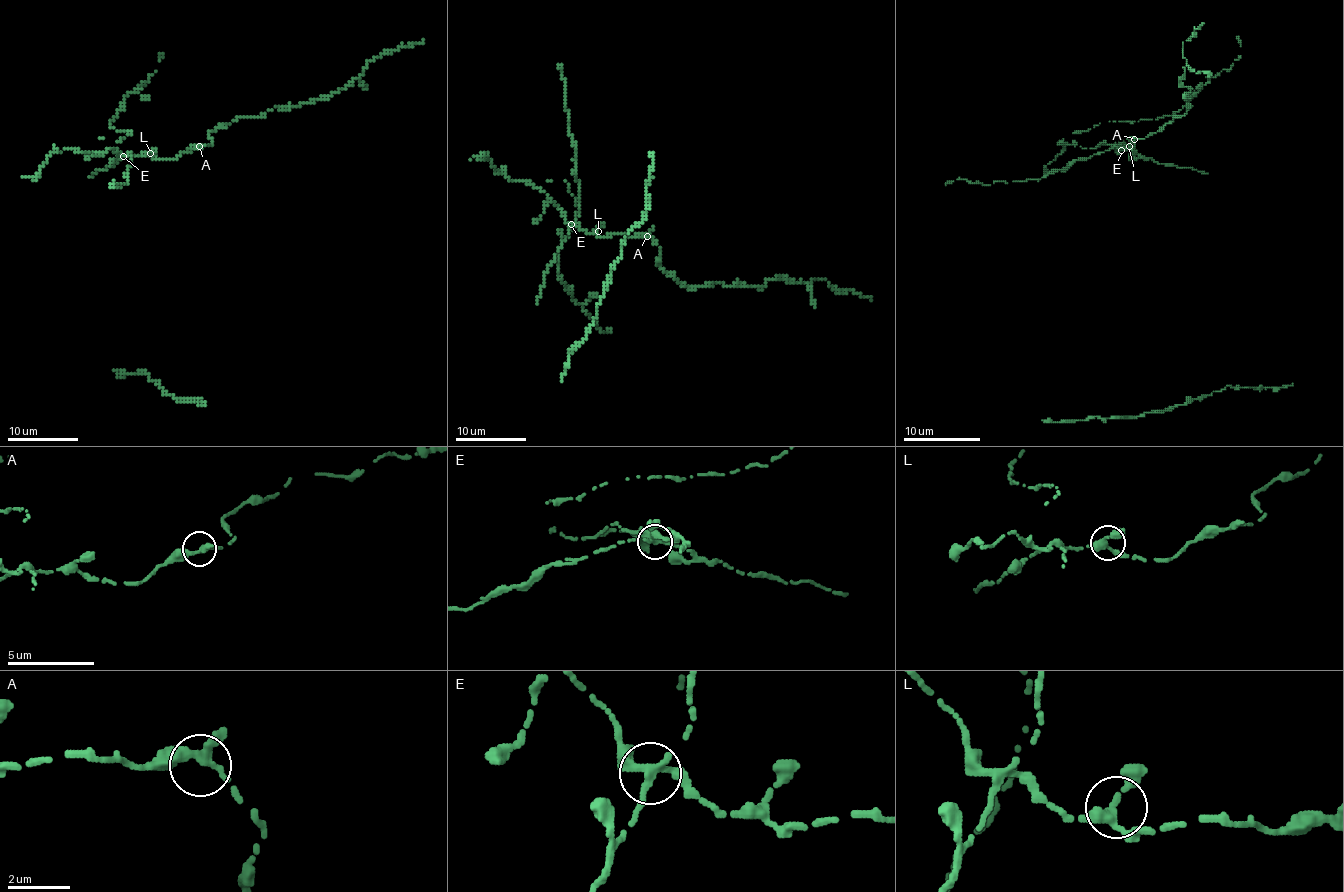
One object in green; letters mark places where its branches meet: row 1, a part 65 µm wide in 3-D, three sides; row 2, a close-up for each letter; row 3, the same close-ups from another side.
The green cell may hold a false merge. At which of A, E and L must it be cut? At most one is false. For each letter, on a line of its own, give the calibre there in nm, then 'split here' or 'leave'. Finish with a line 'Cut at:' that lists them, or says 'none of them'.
A: 260 nm thick; leave
E: 260 nm thick; split here
L: 280 nm thick; leave
Cut at: E

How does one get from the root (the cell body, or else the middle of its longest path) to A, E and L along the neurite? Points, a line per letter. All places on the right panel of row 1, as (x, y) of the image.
A: (1158, 164), (1121, 148), (1133, 148), (1133, 154), (1134, 139)
E: (1158, 164), (1150, 158), (1140, 158), (1134, 152), (1121, 150)
L: (1158, 164), (1121, 148), (1131, 148), (1129, 146)

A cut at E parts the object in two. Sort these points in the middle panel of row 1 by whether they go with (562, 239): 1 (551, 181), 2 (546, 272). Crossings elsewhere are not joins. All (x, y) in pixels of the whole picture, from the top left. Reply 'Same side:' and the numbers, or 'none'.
Same side: 2

